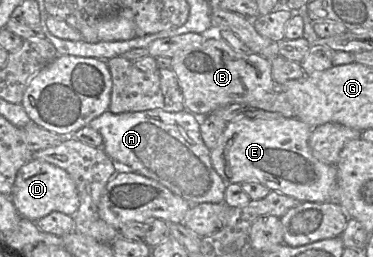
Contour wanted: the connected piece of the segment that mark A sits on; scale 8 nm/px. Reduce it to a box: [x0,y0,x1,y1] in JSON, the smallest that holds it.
[89,109,227,204]

